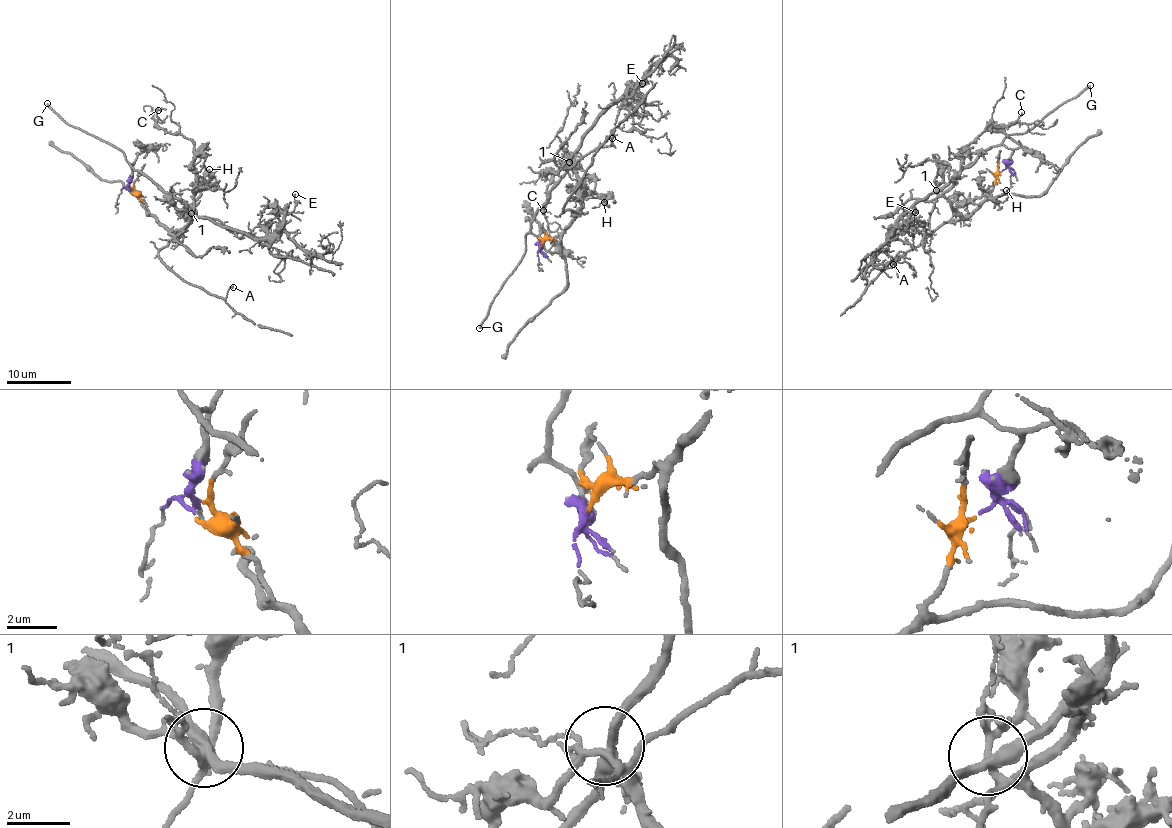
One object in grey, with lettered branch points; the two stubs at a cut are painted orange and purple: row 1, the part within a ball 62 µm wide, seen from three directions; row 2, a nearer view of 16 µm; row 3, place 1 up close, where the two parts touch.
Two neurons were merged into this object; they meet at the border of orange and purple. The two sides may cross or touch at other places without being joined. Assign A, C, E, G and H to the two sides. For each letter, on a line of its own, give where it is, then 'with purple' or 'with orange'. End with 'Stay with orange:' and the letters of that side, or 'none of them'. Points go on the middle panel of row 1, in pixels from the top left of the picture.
A: at (612, 138); with orange
C: at (543, 210); with orange
E: at (642, 83); with purple
G: at (479, 328); with purple
H: at (604, 202); with orange
Stay with orange: A, C, H

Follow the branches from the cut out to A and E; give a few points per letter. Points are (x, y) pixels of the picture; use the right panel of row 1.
A: (1002, 171), (971, 214), (939, 225), (918, 245), (884, 264), (893, 264)
E: (1002, 170), (1013, 150), (1000, 145), (980, 152), (948, 184), (911, 205), (894, 231), (915, 213)

